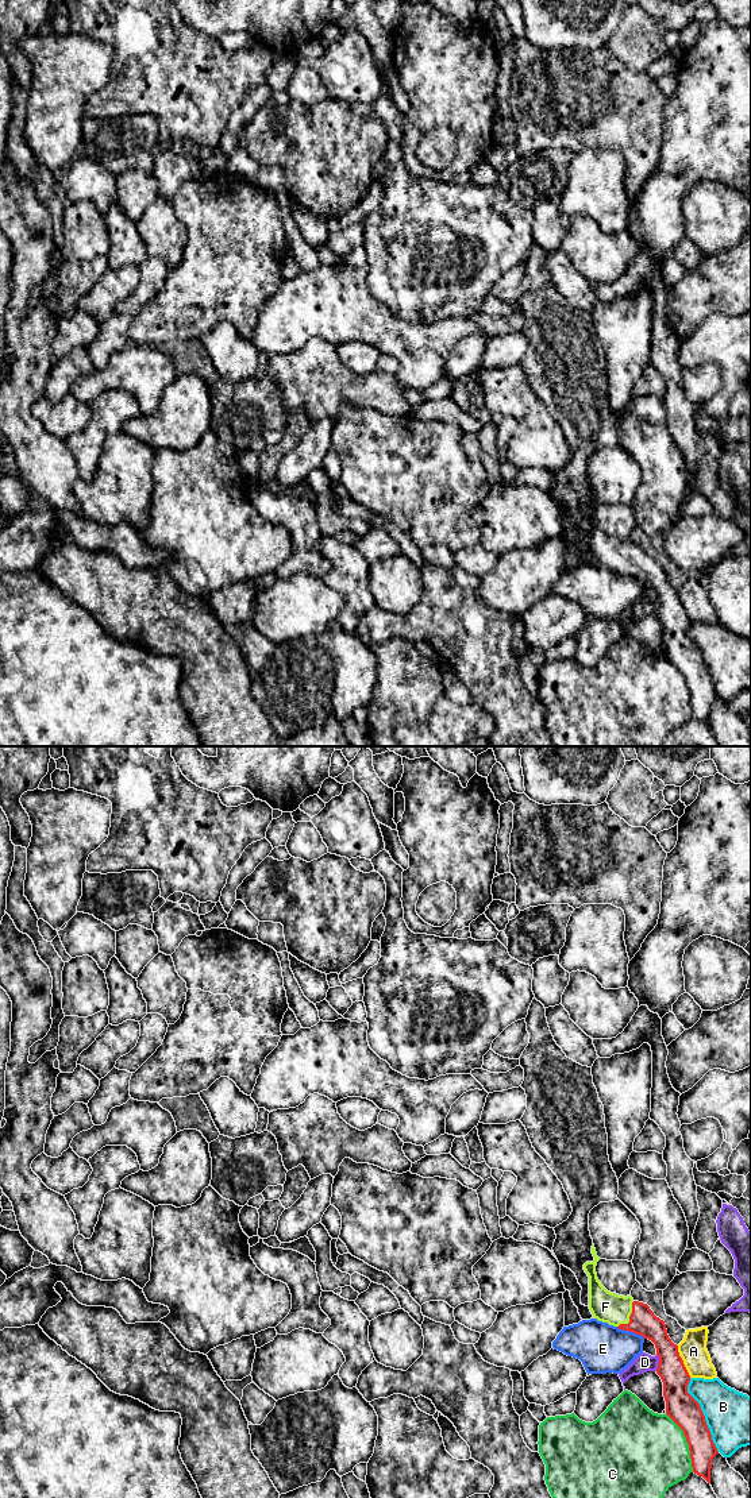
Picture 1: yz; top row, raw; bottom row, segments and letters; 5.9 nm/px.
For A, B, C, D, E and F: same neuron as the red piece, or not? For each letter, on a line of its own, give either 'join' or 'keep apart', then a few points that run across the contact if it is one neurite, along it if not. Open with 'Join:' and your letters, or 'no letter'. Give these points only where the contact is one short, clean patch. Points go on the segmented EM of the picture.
Join: F
A: keep apart; line yz (677, 1346), (678, 1355), (690, 1377)
B: keep apart
C: keep apart
D: keep apart
E: keep apart; line yz (616, 1327), (644, 1338)
F: join

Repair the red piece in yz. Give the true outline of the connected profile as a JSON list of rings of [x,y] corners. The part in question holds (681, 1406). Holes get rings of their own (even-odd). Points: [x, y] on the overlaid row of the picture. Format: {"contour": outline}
{"contour": [[[592,1246],[593,1262],[584,1270],[589,1277],[589,1309],[594,1319],[623,1331],[629,1331],[655,1344],[659,1358],[656,1374],[663,1382],[666,1414],[683,1431],[689,1444],[693,1472],[710,1483],[712,1460],[719,1453],[700,1404],[688,1393],[690,1375],[678,1352],[678,1346],[667,1335],[666,1324],[647,1304],[631,1296],[608,1292],[597,1278],[597,1256]]]}

